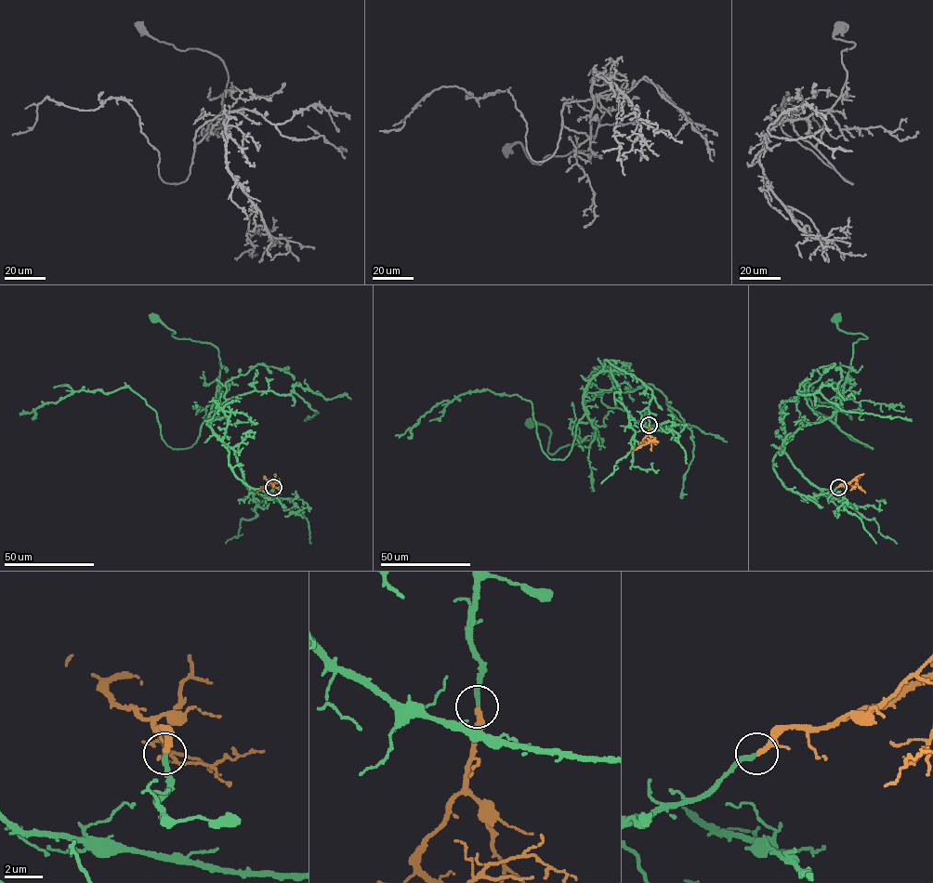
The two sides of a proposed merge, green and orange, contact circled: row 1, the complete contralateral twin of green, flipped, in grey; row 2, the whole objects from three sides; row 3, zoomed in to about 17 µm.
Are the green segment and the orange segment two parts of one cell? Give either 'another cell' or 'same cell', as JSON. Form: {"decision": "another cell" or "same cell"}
{"decision": "same cell"}

